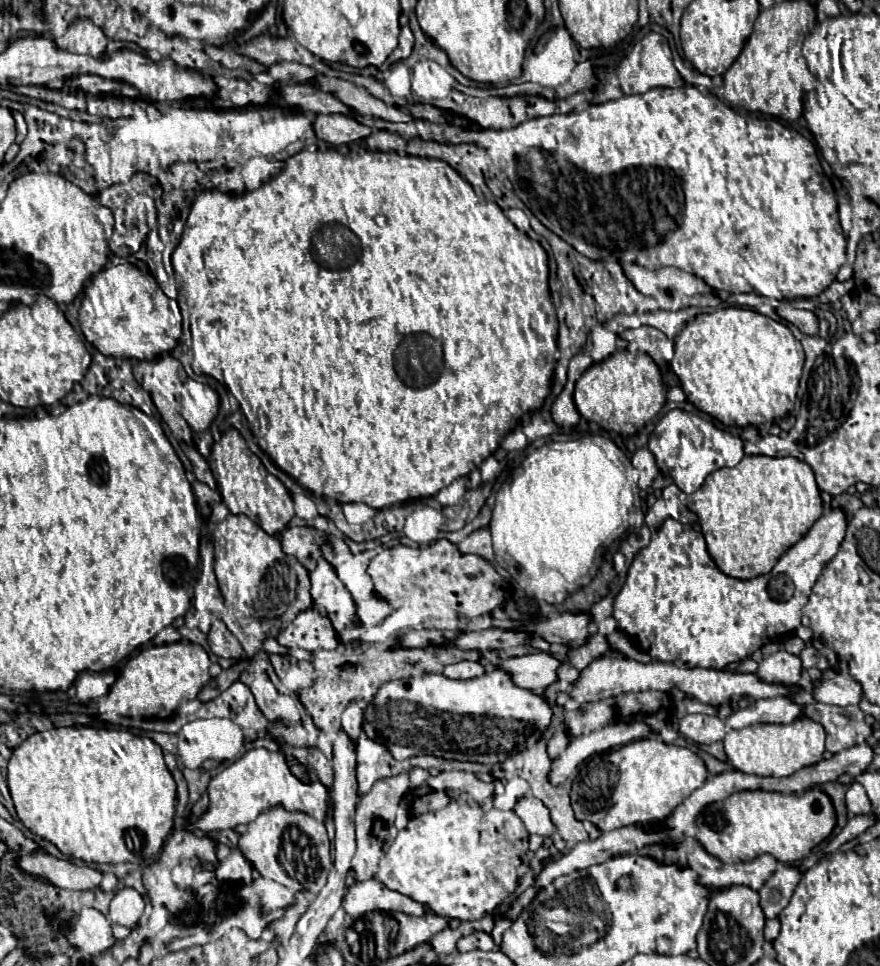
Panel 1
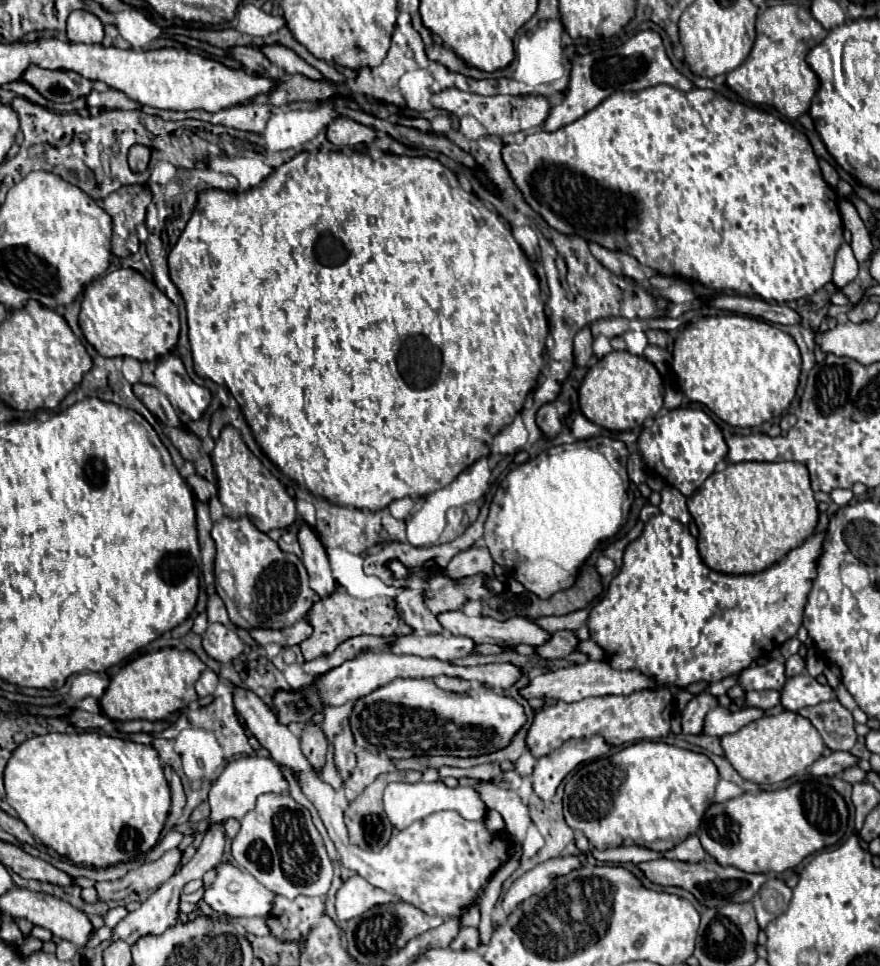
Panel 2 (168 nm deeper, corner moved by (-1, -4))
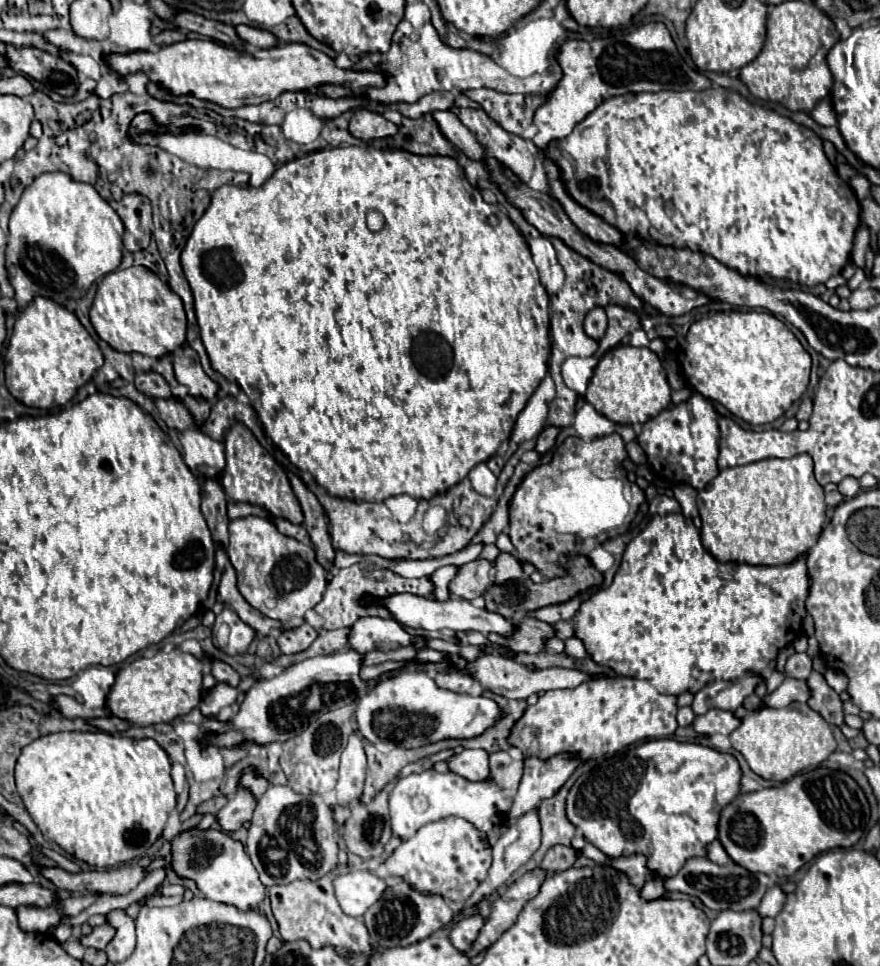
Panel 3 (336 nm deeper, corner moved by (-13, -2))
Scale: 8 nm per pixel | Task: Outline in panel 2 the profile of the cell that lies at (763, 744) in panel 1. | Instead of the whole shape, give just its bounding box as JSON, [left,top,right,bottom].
[721,711,825,785]

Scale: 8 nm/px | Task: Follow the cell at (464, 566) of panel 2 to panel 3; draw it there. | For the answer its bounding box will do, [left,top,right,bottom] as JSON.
[449,559,491,599]

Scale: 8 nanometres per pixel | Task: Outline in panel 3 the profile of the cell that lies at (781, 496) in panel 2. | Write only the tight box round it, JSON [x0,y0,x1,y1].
[697,455,825,565]

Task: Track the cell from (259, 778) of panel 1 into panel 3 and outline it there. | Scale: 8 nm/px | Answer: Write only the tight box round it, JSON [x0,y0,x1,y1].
[239,765,271,799]

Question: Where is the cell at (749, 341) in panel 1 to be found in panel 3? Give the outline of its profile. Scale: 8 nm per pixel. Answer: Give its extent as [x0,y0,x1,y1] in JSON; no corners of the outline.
[679,311,811,425]

